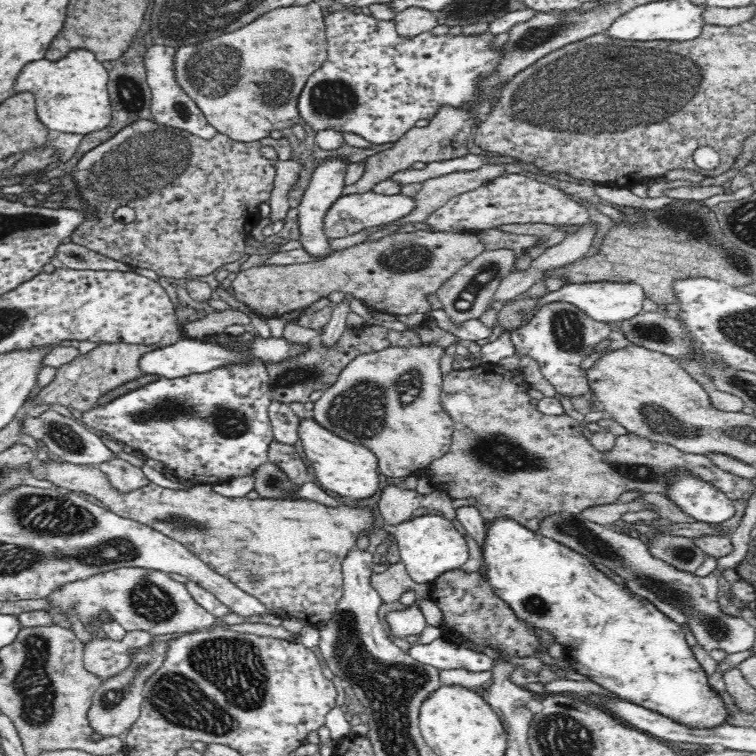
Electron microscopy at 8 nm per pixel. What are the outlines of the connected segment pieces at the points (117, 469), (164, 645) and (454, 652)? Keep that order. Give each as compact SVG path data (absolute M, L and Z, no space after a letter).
M114 457L112 460L108 460L108 462L102 462L102 464L96 464L94 467L104 471L108 475L110 483L118 491L130 492L152 482L139 466L132 465L127 461L119 459L119 457Z
M154 642L150 646L152 650L134 654L134 662L120 674L108 680L104 680L100 688L92 695L91 707L87 712L87 719L91 729L96 734L102 734L102 738L119 736L128 730L134 722L139 720L144 702L144 685L161 666L168 652L168 642Z
M441 637L431 644L416 644L407 653L422 664L429 664L440 670L464 668L470 672L491 670L494 660L484 653L472 651L459 642Z

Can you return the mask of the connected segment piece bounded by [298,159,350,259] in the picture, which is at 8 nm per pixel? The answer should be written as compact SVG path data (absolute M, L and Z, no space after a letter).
M329 159L322 165L318 165L314 170L314 174L310 179L308 188L304 192L304 196L299 204L299 241L302 243L303 249L312 256L323 259L327 257L330 252L330 245L328 245L328 236L324 233L324 214L327 210L330 210L333 202L342 196L344 185L344 177L347 173L347 169L350 163L348 161L342 161L340 159Z

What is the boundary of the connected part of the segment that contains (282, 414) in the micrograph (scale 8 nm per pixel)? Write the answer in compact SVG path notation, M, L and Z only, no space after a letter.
M276 399L268 407L271 420L273 437L278 442L286 445L294 445L298 442L298 424L300 418L294 414L290 403L278 402Z

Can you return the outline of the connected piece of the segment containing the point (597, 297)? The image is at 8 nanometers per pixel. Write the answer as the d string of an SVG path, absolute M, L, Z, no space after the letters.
M583 282L566 283L556 291L550 291L540 300L540 307L549 303L566 302L584 311L590 318L603 323L628 320L643 311L645 300L643 288L635 282Z

